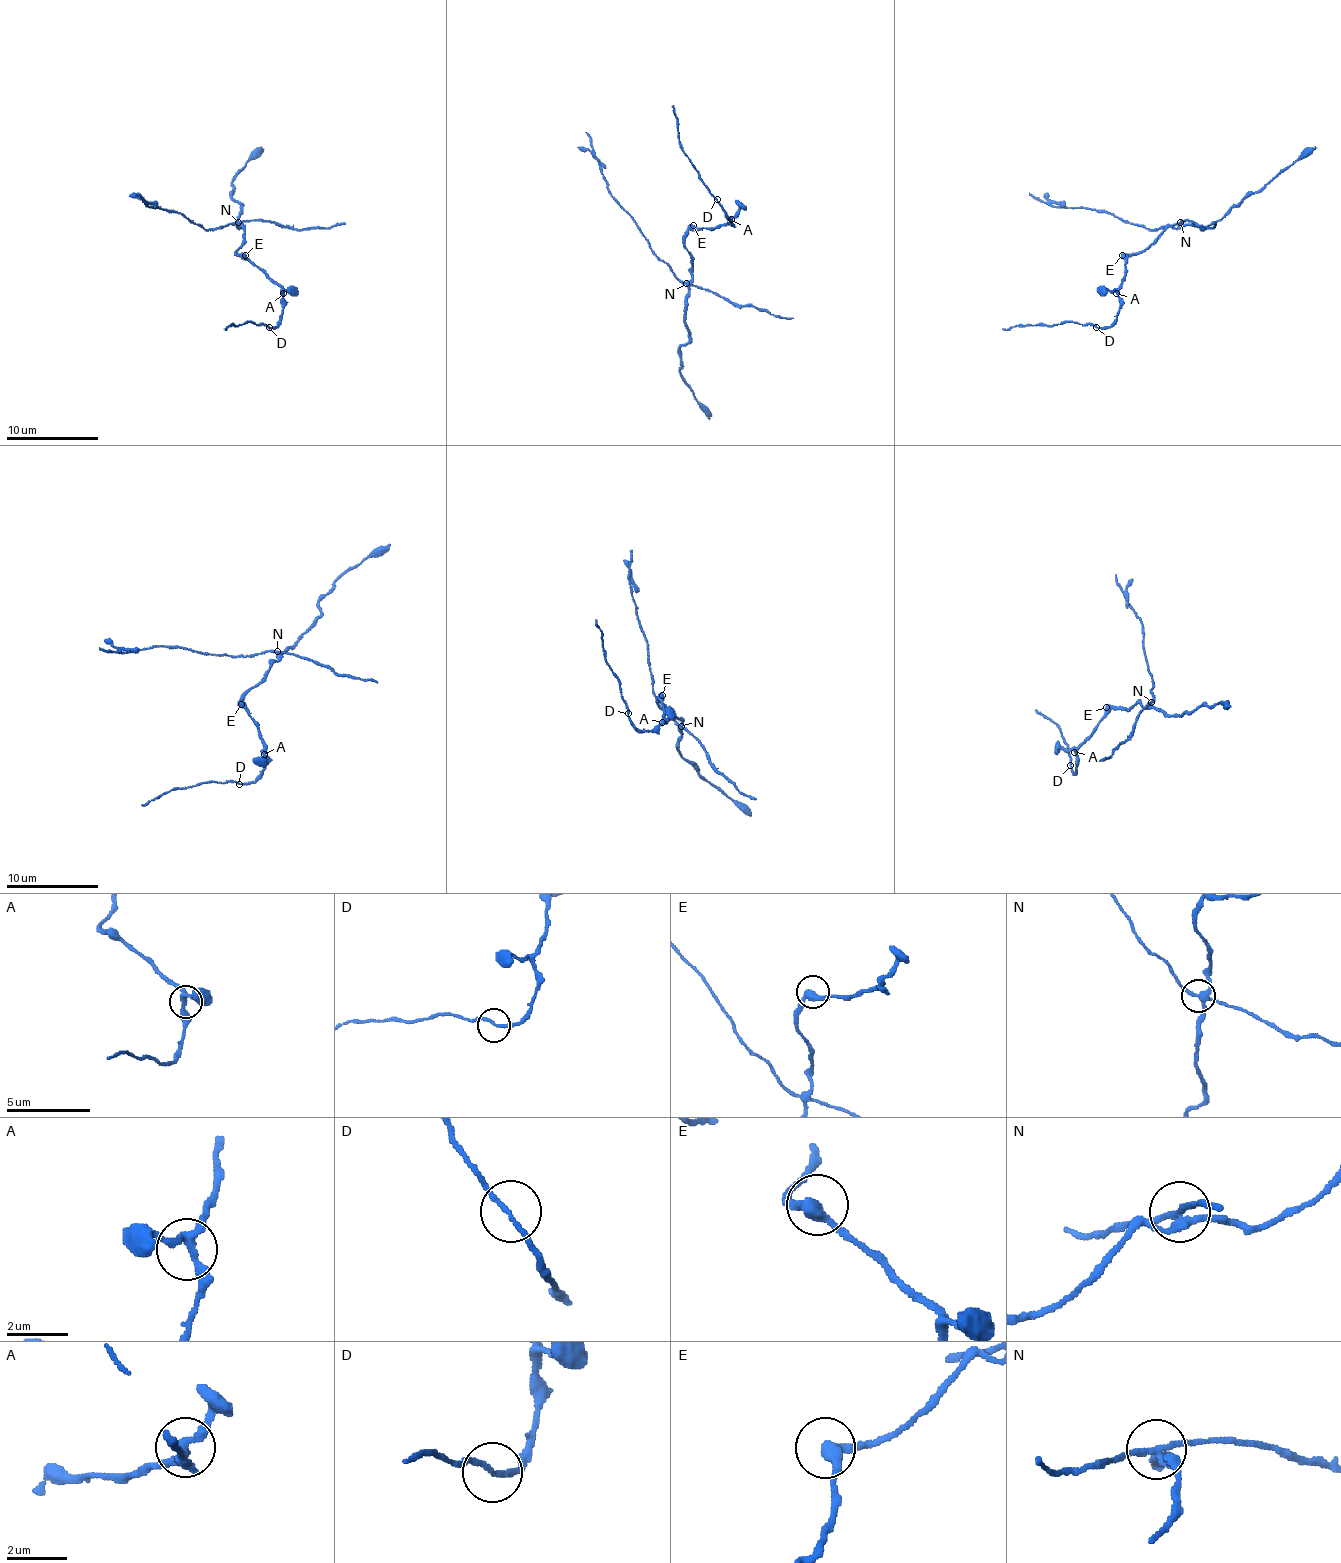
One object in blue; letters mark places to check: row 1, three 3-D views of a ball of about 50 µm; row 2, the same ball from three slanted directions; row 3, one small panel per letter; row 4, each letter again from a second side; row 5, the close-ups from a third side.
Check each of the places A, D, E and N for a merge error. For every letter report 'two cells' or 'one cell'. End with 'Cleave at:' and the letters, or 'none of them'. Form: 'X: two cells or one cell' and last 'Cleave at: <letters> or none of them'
A: one cell
D: two cells
E: one cell
N: two cells
Cleave at: D, N

